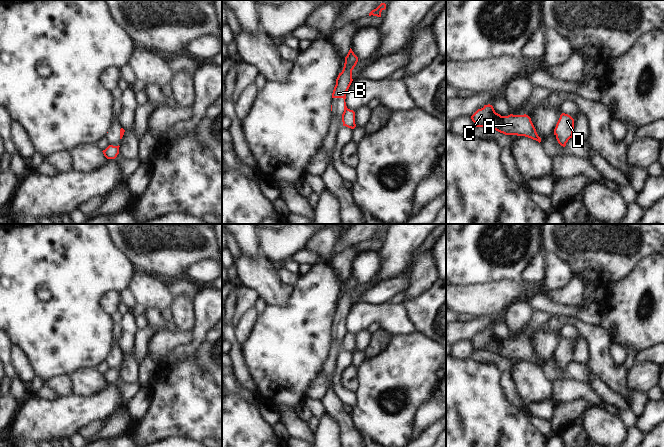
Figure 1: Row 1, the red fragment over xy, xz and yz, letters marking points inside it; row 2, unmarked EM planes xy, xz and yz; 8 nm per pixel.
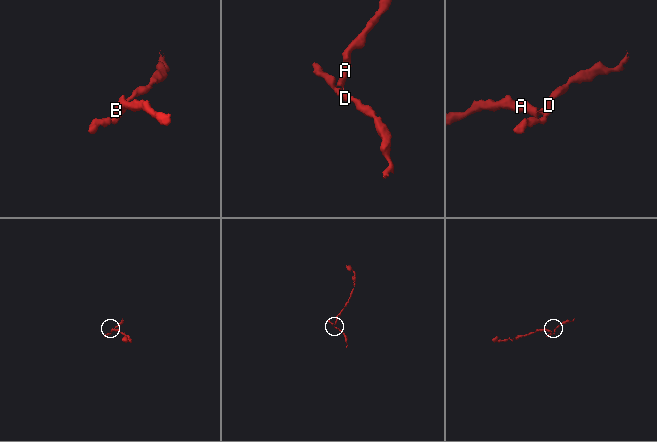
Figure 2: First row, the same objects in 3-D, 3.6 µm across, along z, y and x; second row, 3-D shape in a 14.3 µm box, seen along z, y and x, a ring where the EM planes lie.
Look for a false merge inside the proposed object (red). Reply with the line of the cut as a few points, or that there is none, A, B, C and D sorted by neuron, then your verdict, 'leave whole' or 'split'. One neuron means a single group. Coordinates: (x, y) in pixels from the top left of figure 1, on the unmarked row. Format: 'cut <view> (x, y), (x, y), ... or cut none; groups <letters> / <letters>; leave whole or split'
cut xz (347, 332), (344, 334); groups A B C / D; split

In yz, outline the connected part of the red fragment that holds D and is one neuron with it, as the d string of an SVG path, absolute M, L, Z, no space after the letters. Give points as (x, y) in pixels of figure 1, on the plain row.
M562 337L554 353L558 367L565 371L568 364L573 361L573 356L574 343L570 339Z

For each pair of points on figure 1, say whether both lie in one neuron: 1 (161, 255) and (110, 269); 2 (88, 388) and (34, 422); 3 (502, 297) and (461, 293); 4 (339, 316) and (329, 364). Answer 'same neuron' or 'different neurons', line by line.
1: different neurons
2: different neurons
3: same neuron
4: same neuron

